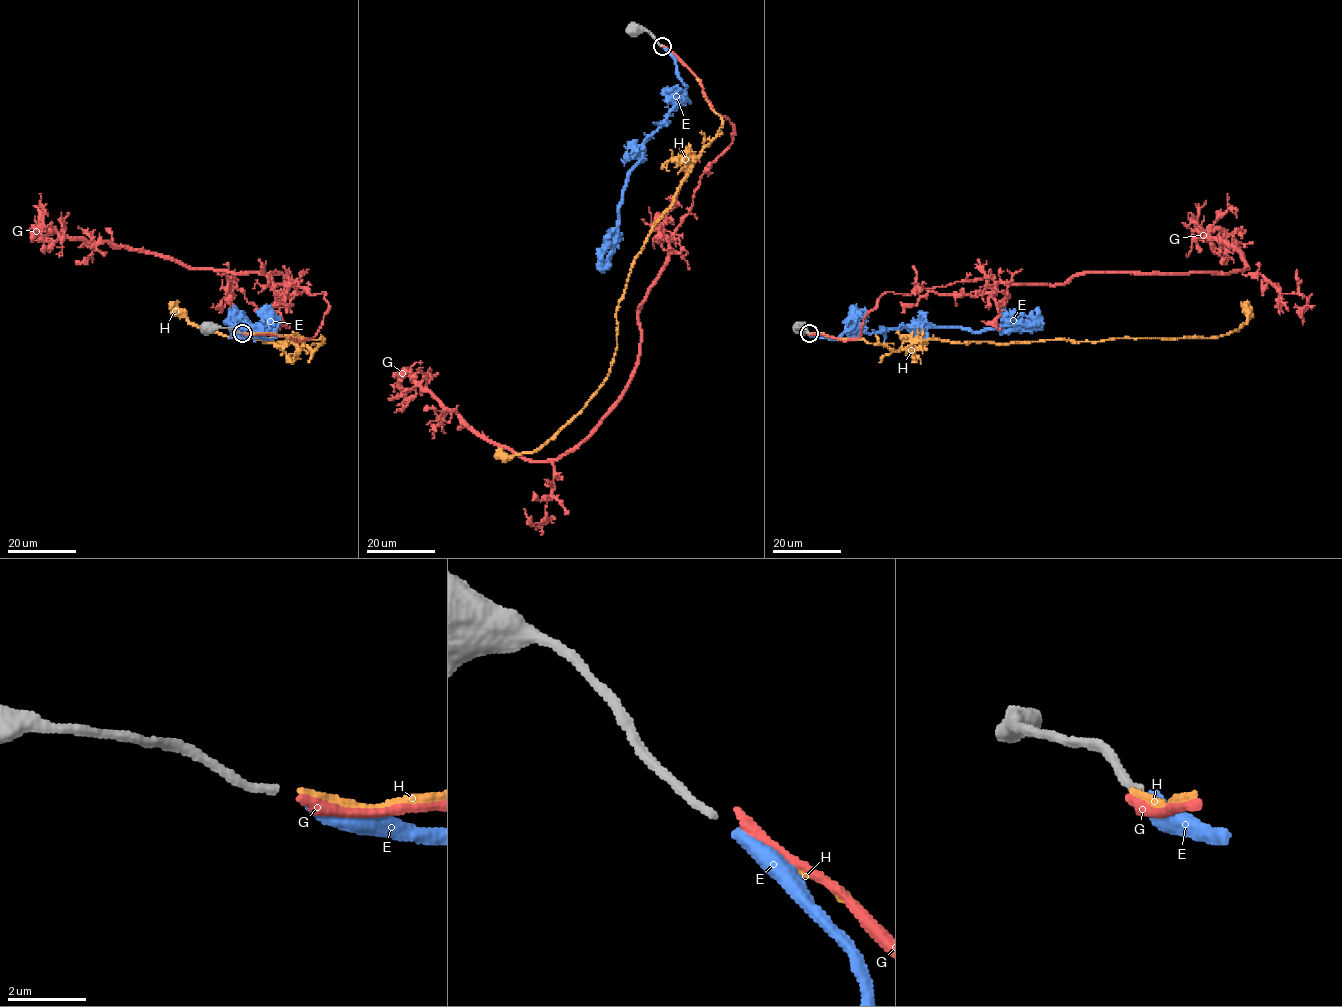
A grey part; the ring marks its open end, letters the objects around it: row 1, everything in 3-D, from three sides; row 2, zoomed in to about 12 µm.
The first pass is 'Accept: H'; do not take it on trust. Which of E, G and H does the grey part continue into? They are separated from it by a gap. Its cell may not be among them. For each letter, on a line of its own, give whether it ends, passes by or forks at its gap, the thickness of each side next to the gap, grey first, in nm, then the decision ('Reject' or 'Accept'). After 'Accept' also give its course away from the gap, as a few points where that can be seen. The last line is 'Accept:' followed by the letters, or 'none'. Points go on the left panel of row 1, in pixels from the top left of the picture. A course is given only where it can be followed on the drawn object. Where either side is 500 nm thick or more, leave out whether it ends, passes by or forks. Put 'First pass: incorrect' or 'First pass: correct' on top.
First pass: incorrect
E: It ends there. Thickness 200 nm (grey) against 400 nm. Reject
G: It ends there. Thickness 200 nm (grey) against 280 nm. Reject
H: It ends there. Thickness 200 nm (grey) against 190 nm. Reject
Accept: none

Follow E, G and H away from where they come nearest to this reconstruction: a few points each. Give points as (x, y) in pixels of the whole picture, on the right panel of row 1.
E: (809, 333), (838, 338), (855, 320), (868, 332), (930, 325), (1030, 328), (1031, 318), (1000, 306)
G: (808, 333), (858, 338), (887, 292), (1234, 272), (1249, 268), (1239, 250), (1198, 230), (1229, 208), (1237, 217)
H: (808, 332), (862, 339), (896, 350), (922, 340), (1008, 344), (1216, 338), (1246, 323), (1249, 313), (1241, 302)

